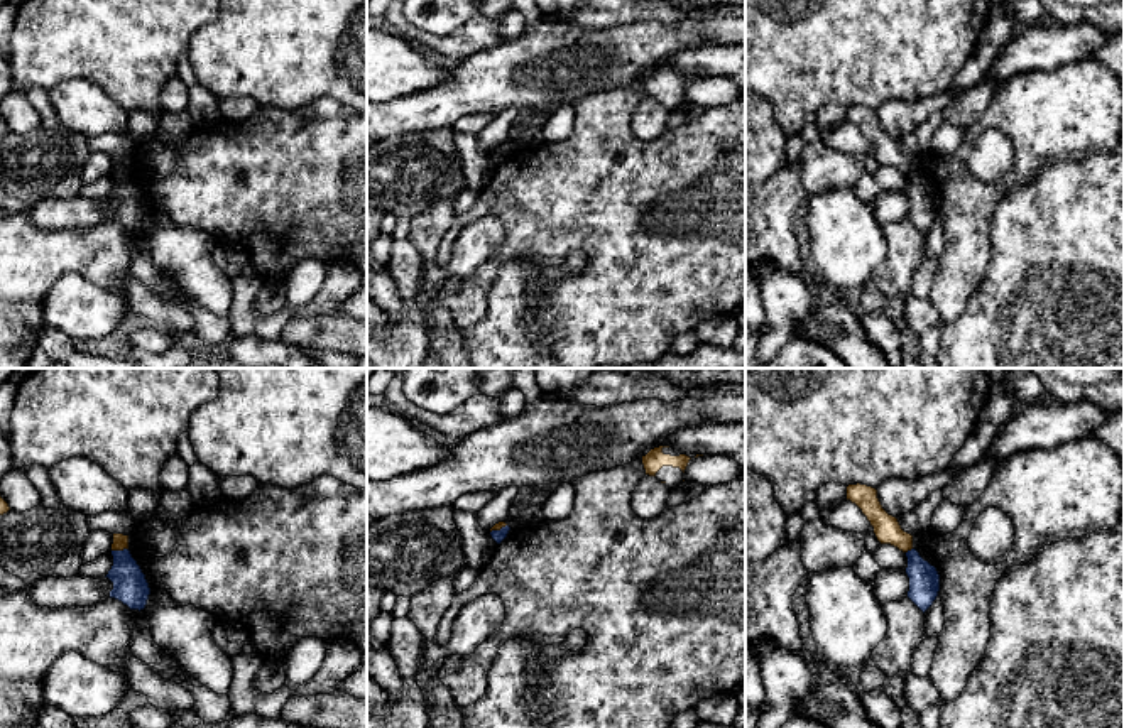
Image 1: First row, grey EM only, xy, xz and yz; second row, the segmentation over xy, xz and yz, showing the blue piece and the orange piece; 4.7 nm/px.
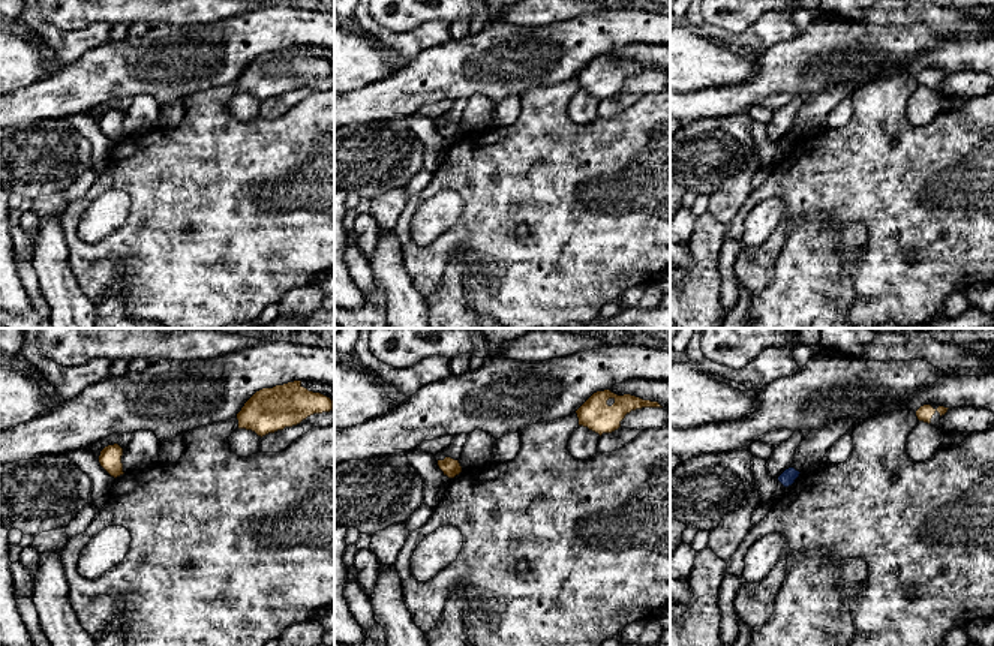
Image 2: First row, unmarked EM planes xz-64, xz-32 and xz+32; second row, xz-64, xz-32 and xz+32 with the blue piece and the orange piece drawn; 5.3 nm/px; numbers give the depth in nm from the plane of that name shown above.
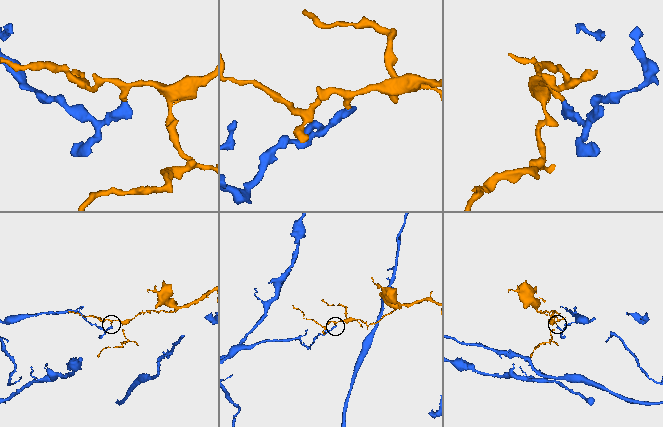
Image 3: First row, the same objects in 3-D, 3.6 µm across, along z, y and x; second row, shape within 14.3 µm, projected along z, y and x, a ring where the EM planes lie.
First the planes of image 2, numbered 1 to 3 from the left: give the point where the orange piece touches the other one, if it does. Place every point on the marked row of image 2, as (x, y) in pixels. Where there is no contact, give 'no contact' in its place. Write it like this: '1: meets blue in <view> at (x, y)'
1: no contact
2: no contact
3: no contact

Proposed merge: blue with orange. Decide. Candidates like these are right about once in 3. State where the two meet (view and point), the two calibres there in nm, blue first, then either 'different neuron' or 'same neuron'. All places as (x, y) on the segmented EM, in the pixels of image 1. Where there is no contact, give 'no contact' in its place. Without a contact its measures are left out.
xy (119, 551) | 160/70 nm | different neuron

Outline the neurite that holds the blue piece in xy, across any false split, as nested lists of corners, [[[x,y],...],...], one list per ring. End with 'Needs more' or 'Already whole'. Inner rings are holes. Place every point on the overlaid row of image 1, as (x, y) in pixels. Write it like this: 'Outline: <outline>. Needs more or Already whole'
Outline: [[[128,549],[112,551],[113,566],[105,578],[113,583],[110,598],[127,605],[130,610],[144,610],[150,595],[149,583]]]. Already whole

